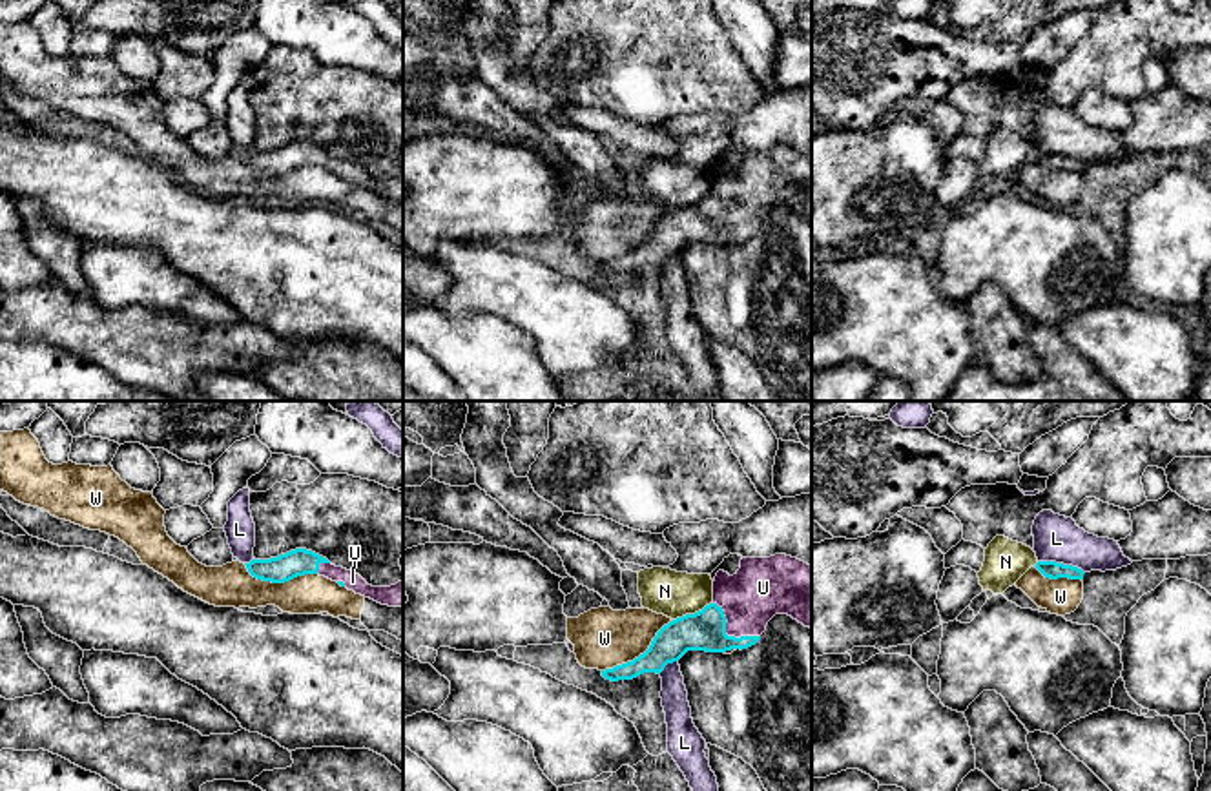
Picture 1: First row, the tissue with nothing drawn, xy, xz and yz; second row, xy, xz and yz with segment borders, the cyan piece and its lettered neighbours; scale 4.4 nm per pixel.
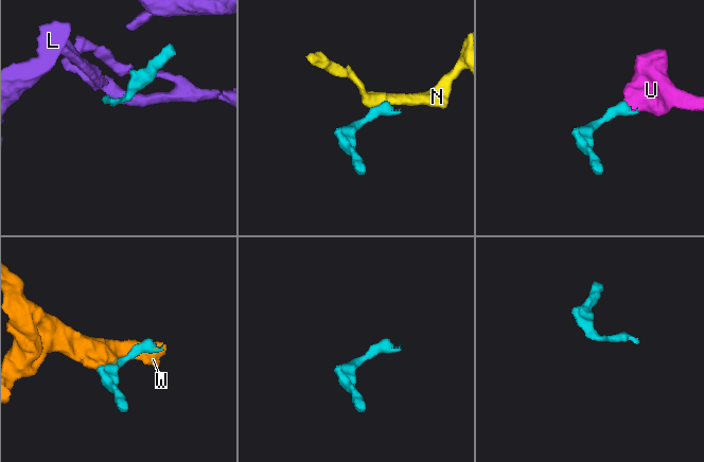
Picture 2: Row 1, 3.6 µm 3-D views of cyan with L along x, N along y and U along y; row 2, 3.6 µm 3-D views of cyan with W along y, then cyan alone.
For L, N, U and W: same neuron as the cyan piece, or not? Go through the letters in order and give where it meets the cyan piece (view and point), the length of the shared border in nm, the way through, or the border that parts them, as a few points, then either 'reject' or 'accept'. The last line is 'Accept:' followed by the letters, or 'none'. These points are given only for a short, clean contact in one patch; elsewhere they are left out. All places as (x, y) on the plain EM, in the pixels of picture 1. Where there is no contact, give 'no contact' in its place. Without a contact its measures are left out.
L: yz (1062, 155) | 220 nm | along yz (1038, 152), (1071, 155), (1084, 164) | reject
N: xz (692, 206) | 190 nm | along xz (712, 194), (673, 212) | reject
U: xz (726, 226) | 260 nm | across xz (706, 221), (726, 226), (750, 190) | accept
W: xz (641, 246) | 400 nm | reject
Accept: U

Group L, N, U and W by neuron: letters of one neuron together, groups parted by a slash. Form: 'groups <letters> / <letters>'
groups L / N / U / W

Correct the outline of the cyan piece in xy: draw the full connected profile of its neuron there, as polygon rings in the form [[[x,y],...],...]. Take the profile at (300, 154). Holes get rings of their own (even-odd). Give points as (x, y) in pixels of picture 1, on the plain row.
[[[295,140],[270,151],[252,151],[244,157],[254,170],[263,173],[285,175],[297,168],[319,166],[381,197],[403,199],[403,171],[390,179],[372,179],[359,166],[336,159],[306,140]]]

